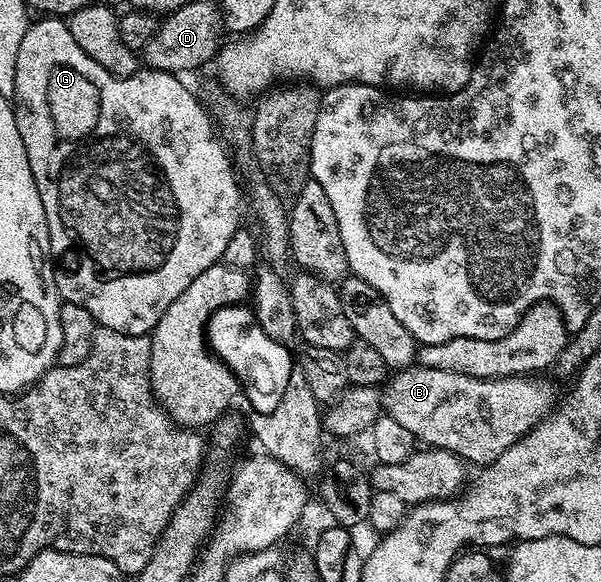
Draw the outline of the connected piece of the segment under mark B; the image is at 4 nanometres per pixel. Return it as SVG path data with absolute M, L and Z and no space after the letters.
M412 365L396 370L386 380L381 407L393 421L409 429L420 444L451 451L468 464L486 465L555 410L555 387L543 378L547 377L530 374L478 379L465 377L465 373Z

